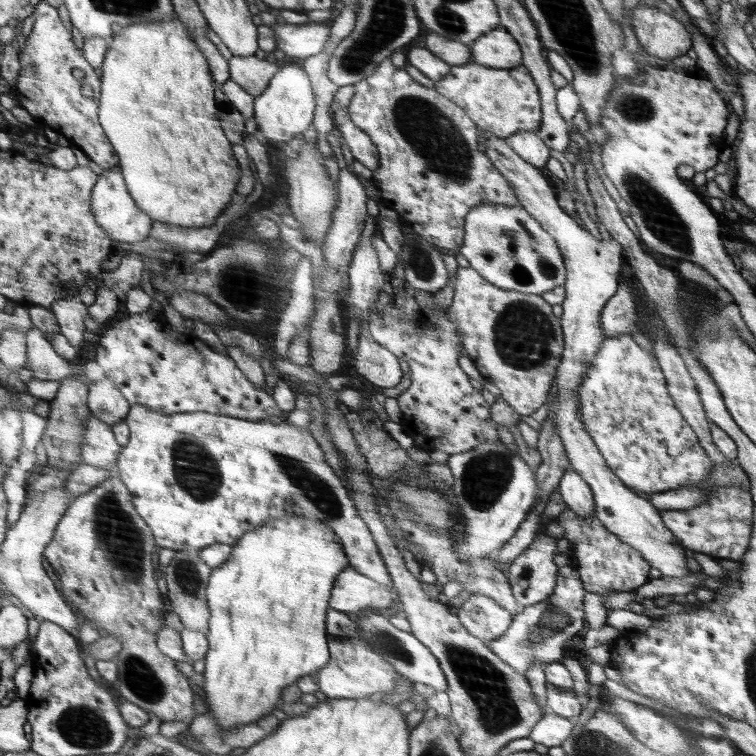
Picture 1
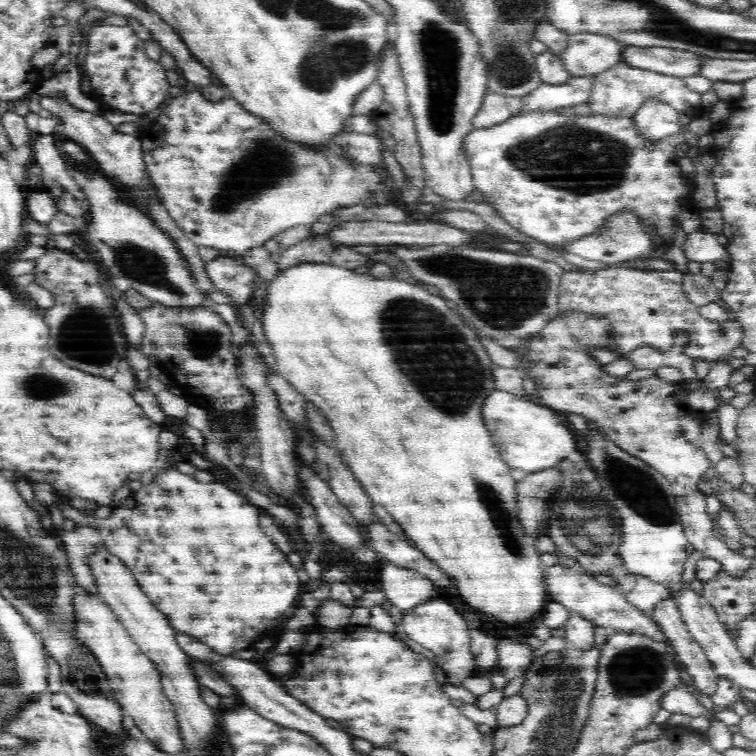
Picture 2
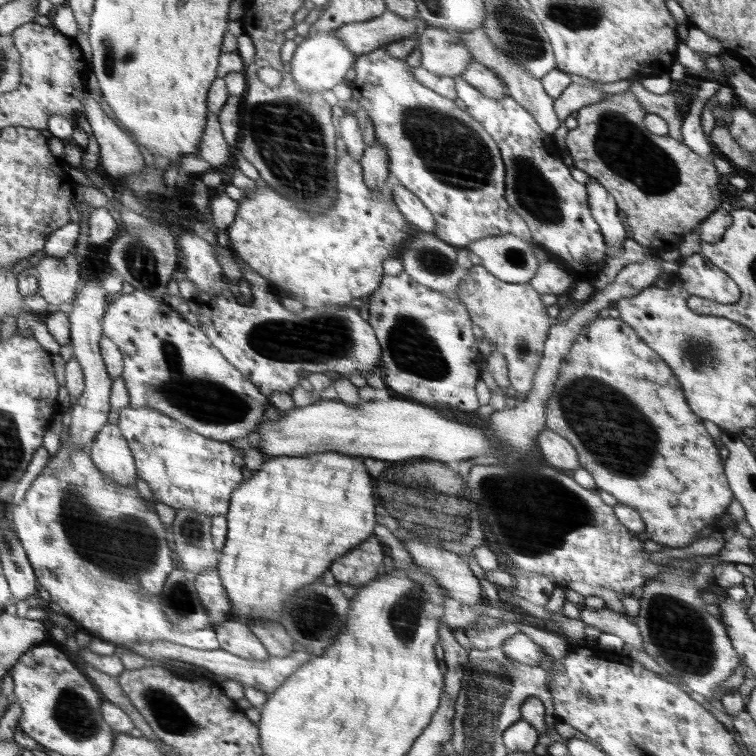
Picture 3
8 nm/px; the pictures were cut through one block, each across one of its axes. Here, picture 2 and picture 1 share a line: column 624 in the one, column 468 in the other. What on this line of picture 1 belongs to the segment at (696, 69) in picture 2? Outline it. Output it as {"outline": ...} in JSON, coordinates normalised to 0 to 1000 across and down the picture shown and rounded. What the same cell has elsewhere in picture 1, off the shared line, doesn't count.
{"outline":[[[566,41],[556,58],[597,87],[608,87],[623,82],[622,65],[606,53],[595,53],[589,48]]]}

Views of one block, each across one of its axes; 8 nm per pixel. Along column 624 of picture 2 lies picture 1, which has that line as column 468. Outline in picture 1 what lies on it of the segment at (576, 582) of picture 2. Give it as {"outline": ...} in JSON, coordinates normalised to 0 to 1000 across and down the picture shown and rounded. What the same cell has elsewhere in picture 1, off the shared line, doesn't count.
{"outline":[[[622,784],[616,796],[606,803],[604,812],[620,839],[643,849],[669,837],[679,815],[651,790],[627,784]]]}

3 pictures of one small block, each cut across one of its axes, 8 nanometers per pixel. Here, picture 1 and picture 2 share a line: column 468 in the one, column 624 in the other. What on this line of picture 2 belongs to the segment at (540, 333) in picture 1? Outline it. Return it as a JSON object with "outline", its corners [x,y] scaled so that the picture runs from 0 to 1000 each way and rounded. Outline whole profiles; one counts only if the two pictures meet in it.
{"outline":[[[796,354],[796,357],[751,357],[742,369],[739,380],[738,414],[749,409],[780,411],[791,417],[802,417],[810,425],[811,437],[816,440],[820,462],[811,472],[828,472],[839,460],[856,454],[856,458],[870,463],[886,463],[889,458],[899,456],[903,467],[910,474],[931,474],[940,479],[950,474],[966,472],[971,460],[979,458],[980,447],[984,446],[984,433],[979,425],[942,426],[937,421],[929,421],[925,405],[921,405],[910,390],[903,385],[902,360],[868,357],[844,357],[844,354]]]}

